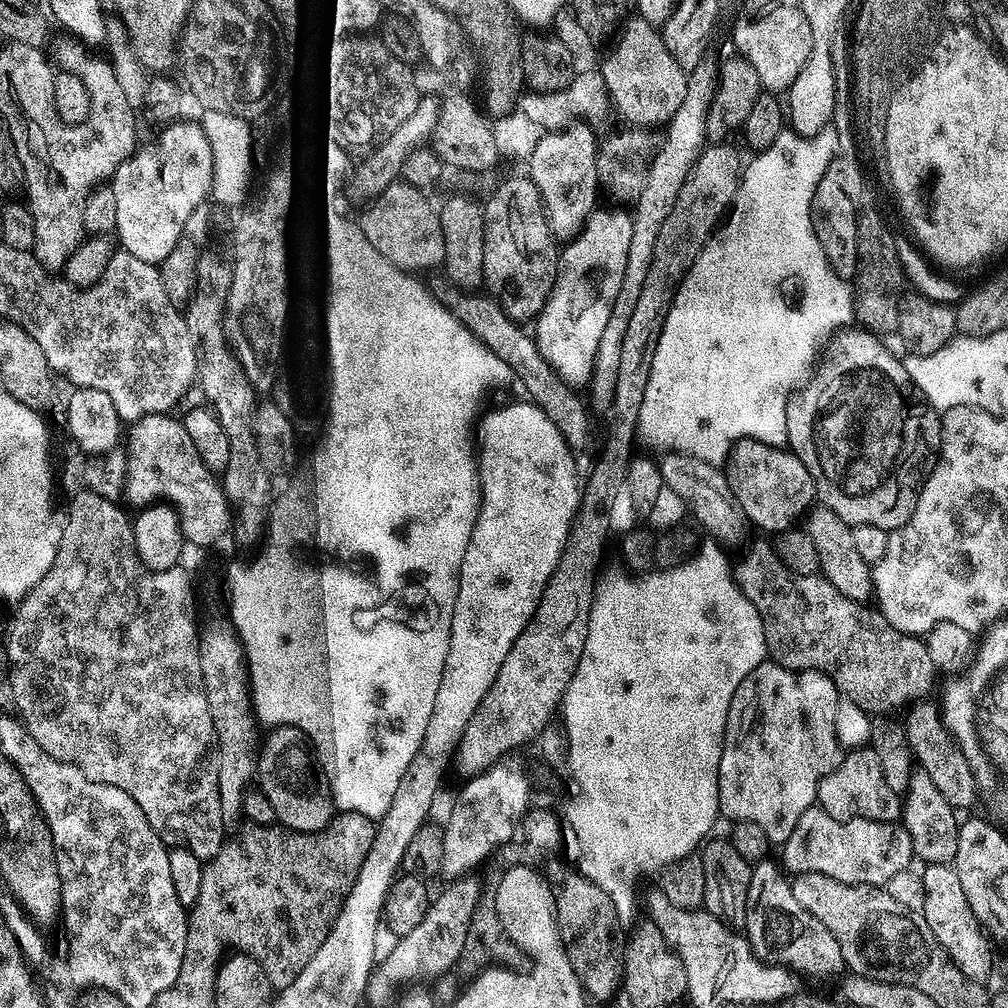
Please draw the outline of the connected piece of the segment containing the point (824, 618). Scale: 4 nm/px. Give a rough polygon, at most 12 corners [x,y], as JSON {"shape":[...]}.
{"shape":[[760,540],[734,568],[771,663],[872,714],[921,699],[927,643]]}

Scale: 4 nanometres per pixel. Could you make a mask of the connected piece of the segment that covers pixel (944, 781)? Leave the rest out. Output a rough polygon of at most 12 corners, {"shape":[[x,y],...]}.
{"shape":[[933,703],[902,720],[911,755],[953,809],[978,798]]}

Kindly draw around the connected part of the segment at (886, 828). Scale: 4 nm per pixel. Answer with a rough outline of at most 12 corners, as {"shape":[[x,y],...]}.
{"shape":[[804,811],[785,873],[887,885],[913,863],[903,823]]}

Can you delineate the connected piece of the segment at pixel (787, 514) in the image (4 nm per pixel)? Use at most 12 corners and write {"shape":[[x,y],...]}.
{"shape":[[743,438],[726,488],[751,523],[789,527],[806,466],[784,446]]}

